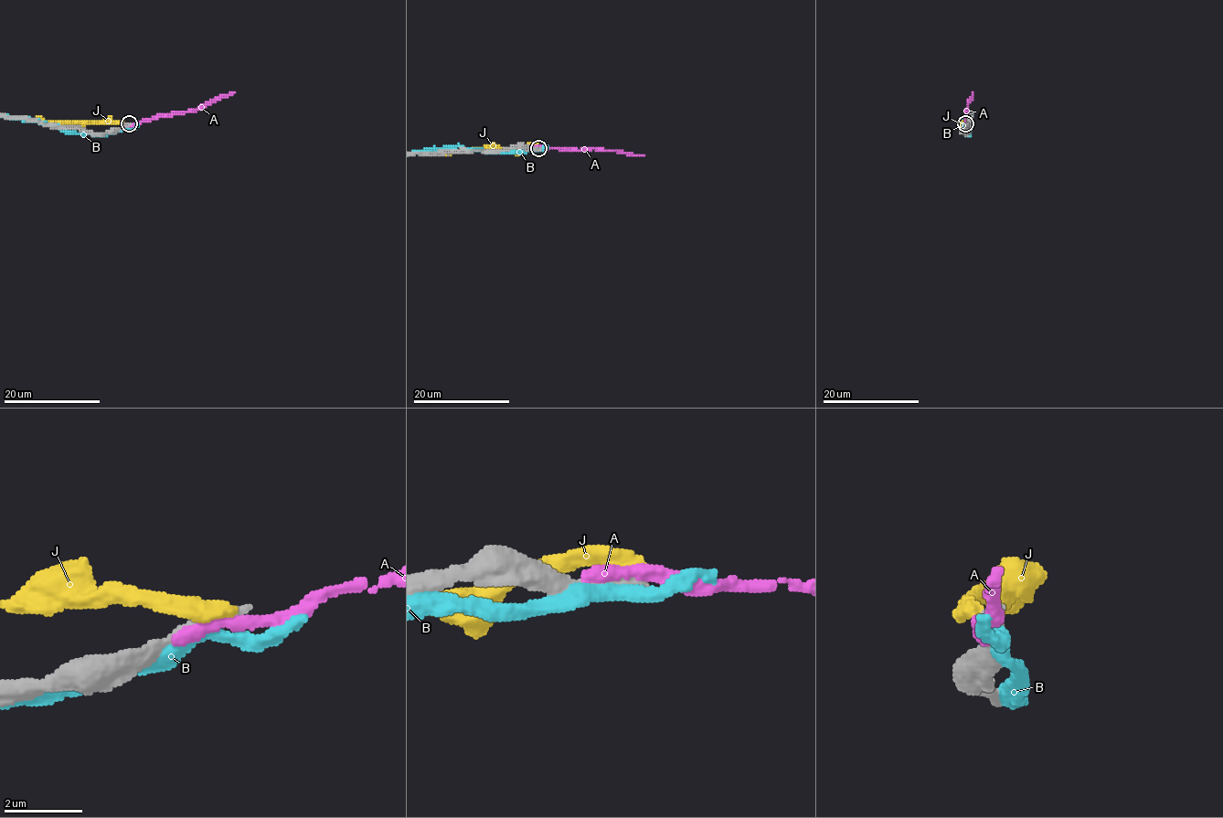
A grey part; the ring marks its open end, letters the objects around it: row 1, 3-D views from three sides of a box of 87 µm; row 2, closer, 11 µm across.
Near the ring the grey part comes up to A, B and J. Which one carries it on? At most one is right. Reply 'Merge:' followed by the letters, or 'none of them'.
Merge: none of them

